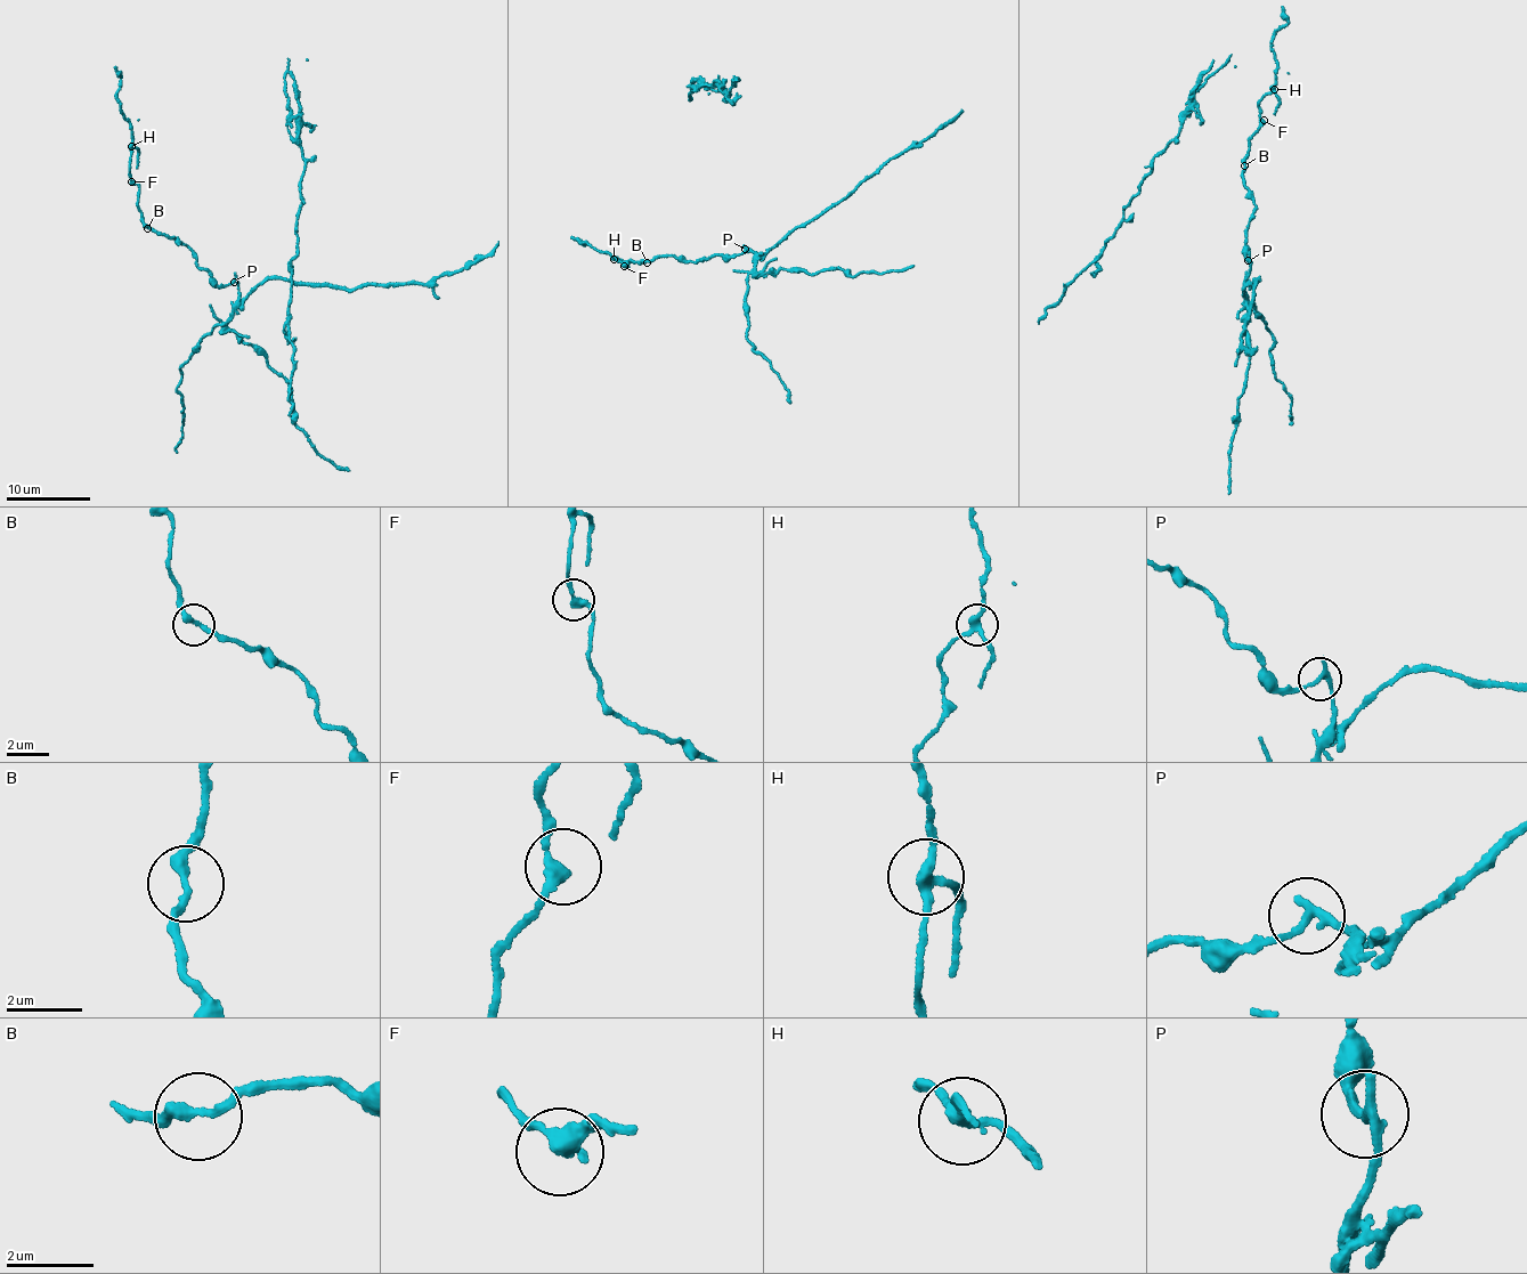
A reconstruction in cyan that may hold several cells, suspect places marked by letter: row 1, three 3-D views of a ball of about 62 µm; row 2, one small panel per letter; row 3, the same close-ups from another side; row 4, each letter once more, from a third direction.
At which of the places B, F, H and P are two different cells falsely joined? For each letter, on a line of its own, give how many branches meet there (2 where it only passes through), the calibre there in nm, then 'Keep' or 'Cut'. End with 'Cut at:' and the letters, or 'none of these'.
B: Branches: 2. Thickness 240 nm. Keep
F: Branches: 2. Thickness 300 nm. Keep
H: Branches: 3. Thickness 240 nm. Cut
P: Branches: 2. Thickness 220 nm. Cut
Cut at: H, P

